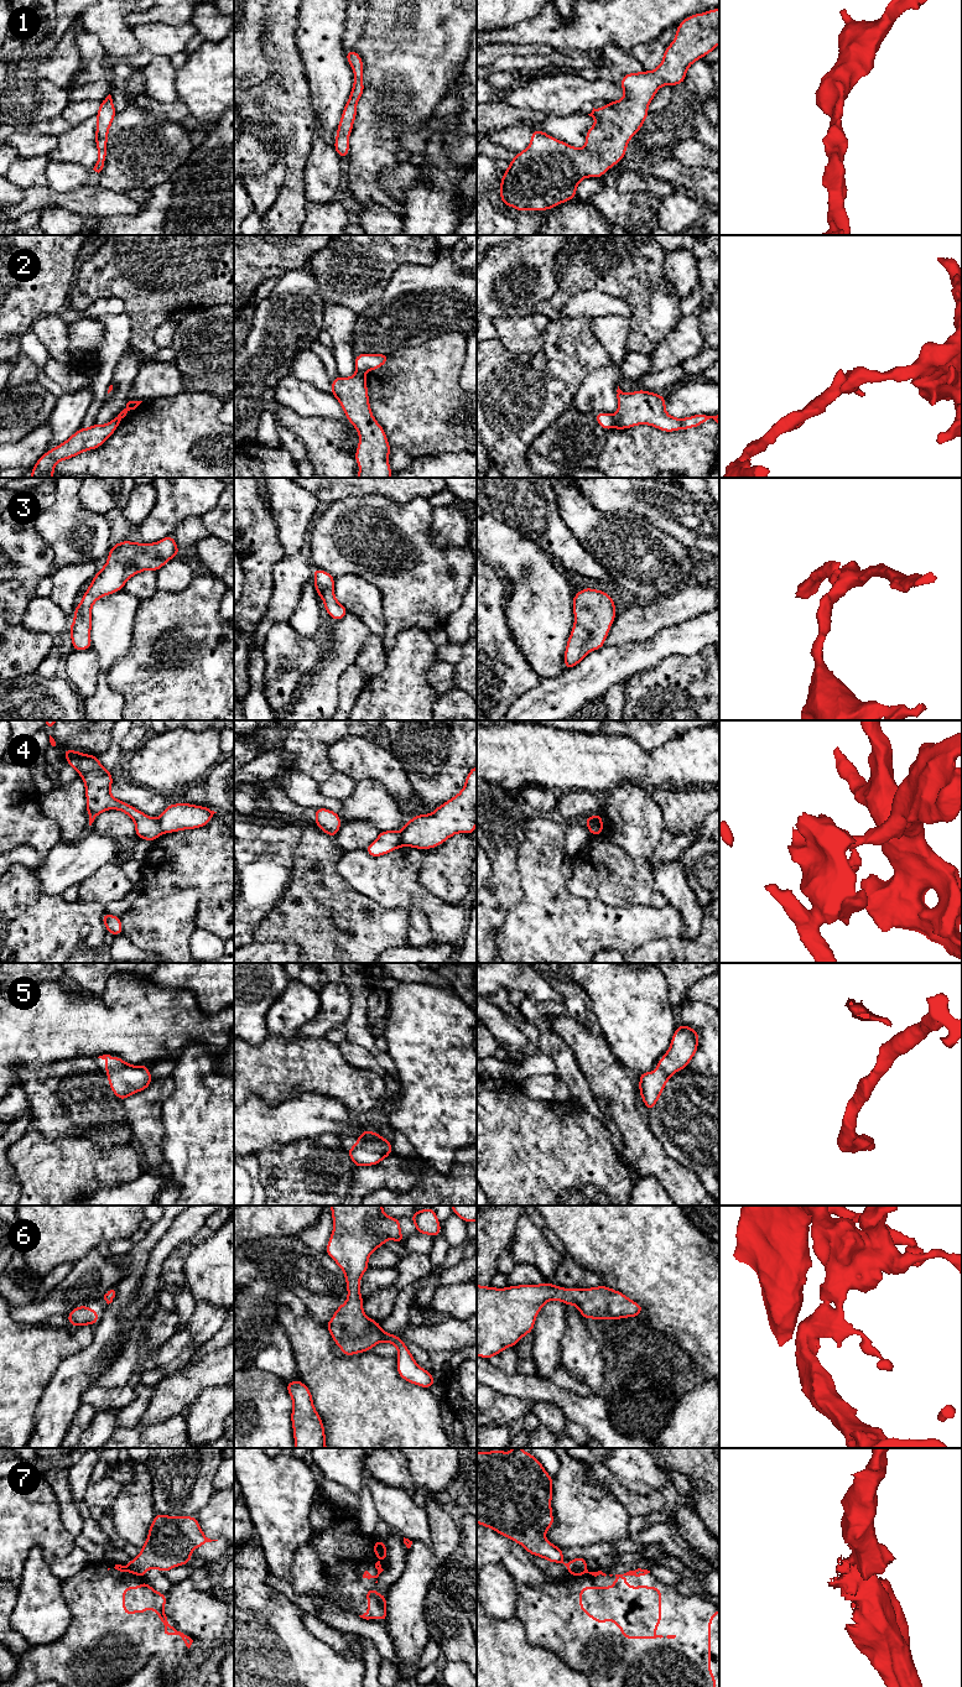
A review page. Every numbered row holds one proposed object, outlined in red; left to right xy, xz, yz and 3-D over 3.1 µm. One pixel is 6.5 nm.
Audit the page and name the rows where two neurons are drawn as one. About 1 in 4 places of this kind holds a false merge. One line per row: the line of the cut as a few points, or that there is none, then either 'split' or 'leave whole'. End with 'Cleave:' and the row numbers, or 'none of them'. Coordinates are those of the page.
1: no cut; leave whole
2: cut in yz along (614, 416), (612, 426); split
3: no cut; leave whole
4: cut in xz along (400, 831), (404, 844); split
5: no cut; leave whole
6: no cut; leave whole
7: cut in yz along (568, 1570), (576, 1572), (587, 1571); split
Cleave: 2, 4, 7

